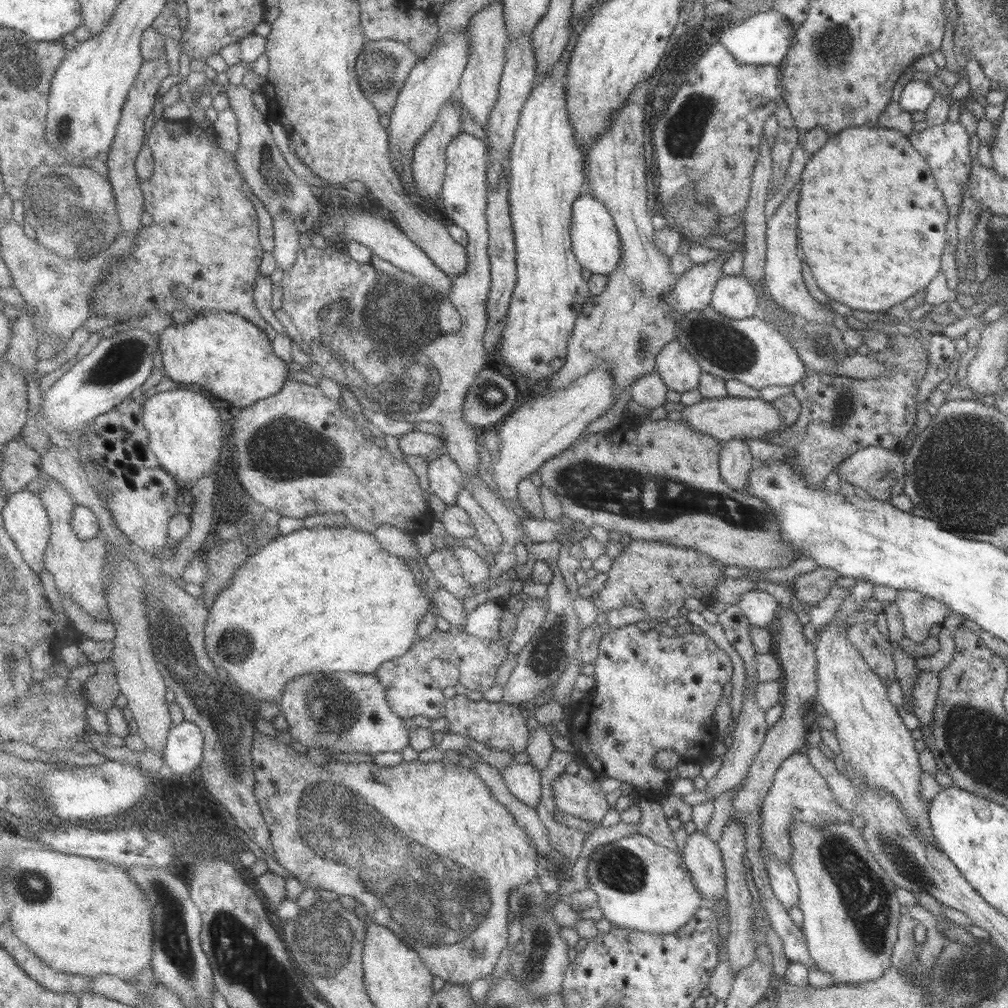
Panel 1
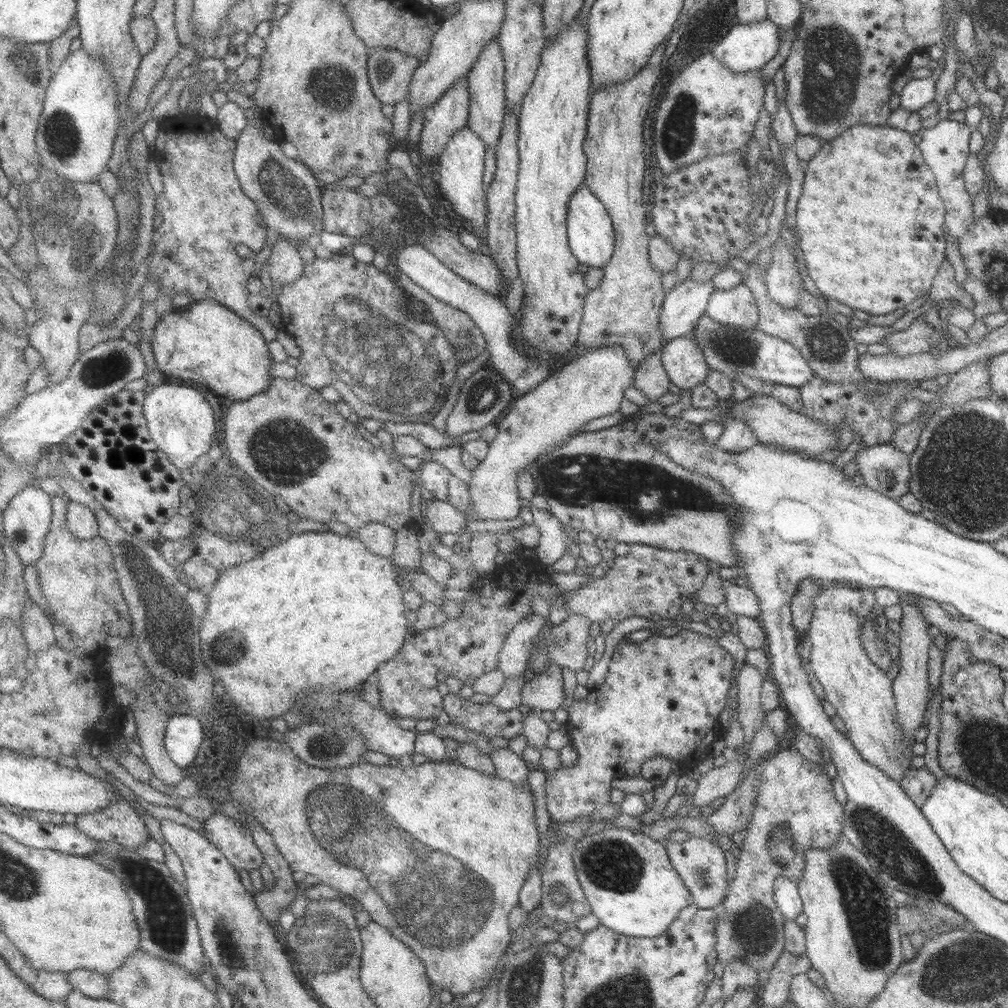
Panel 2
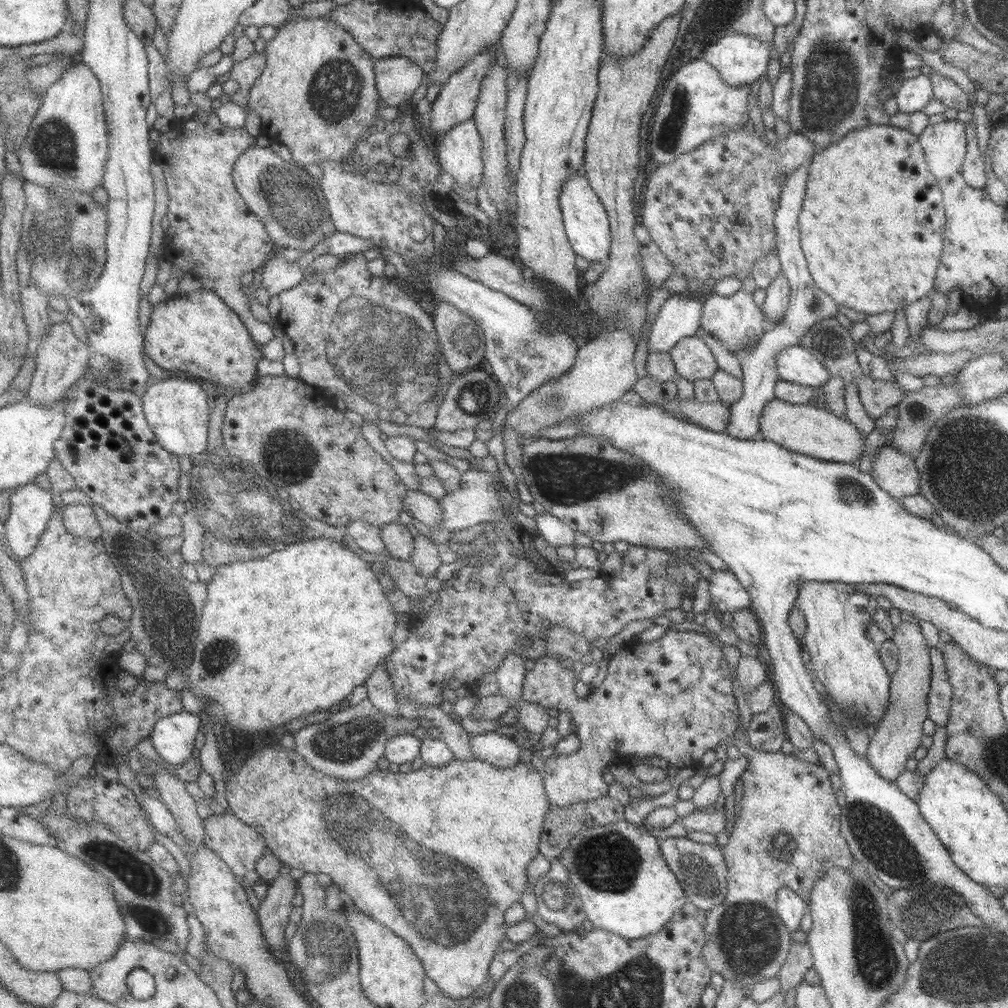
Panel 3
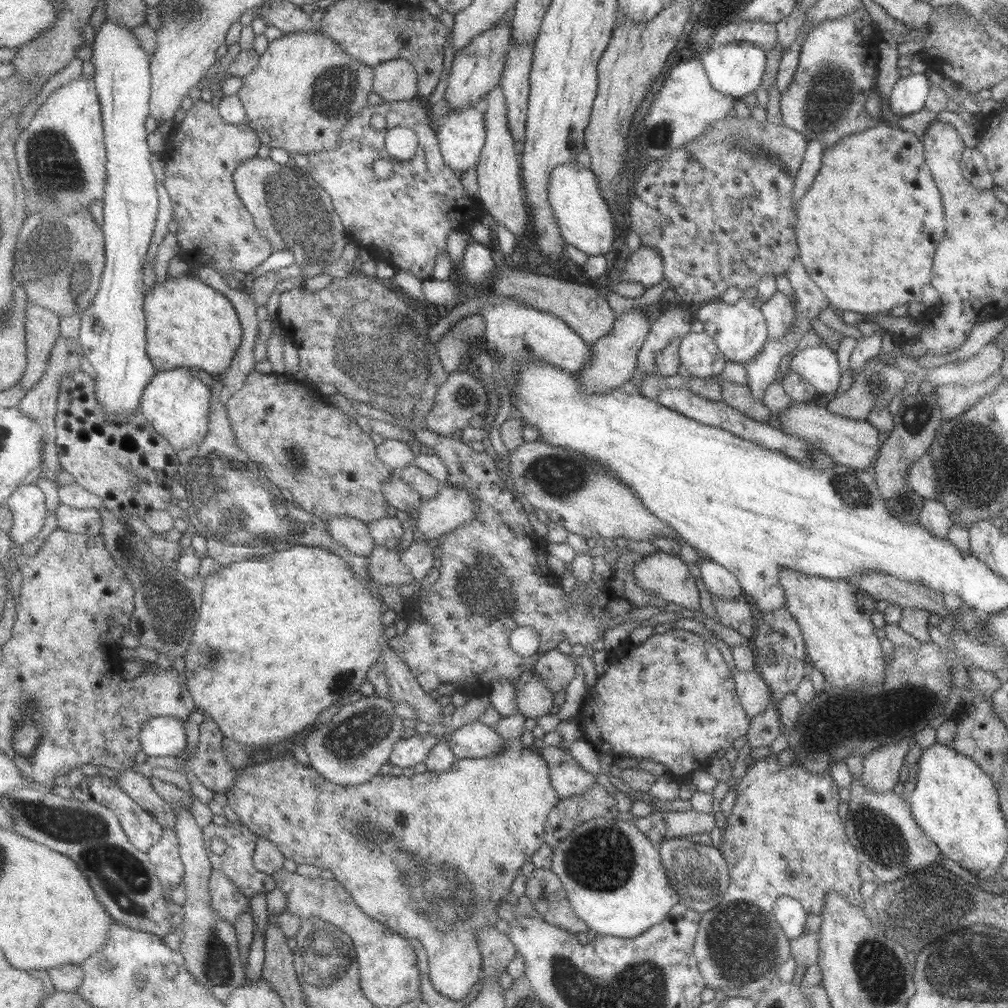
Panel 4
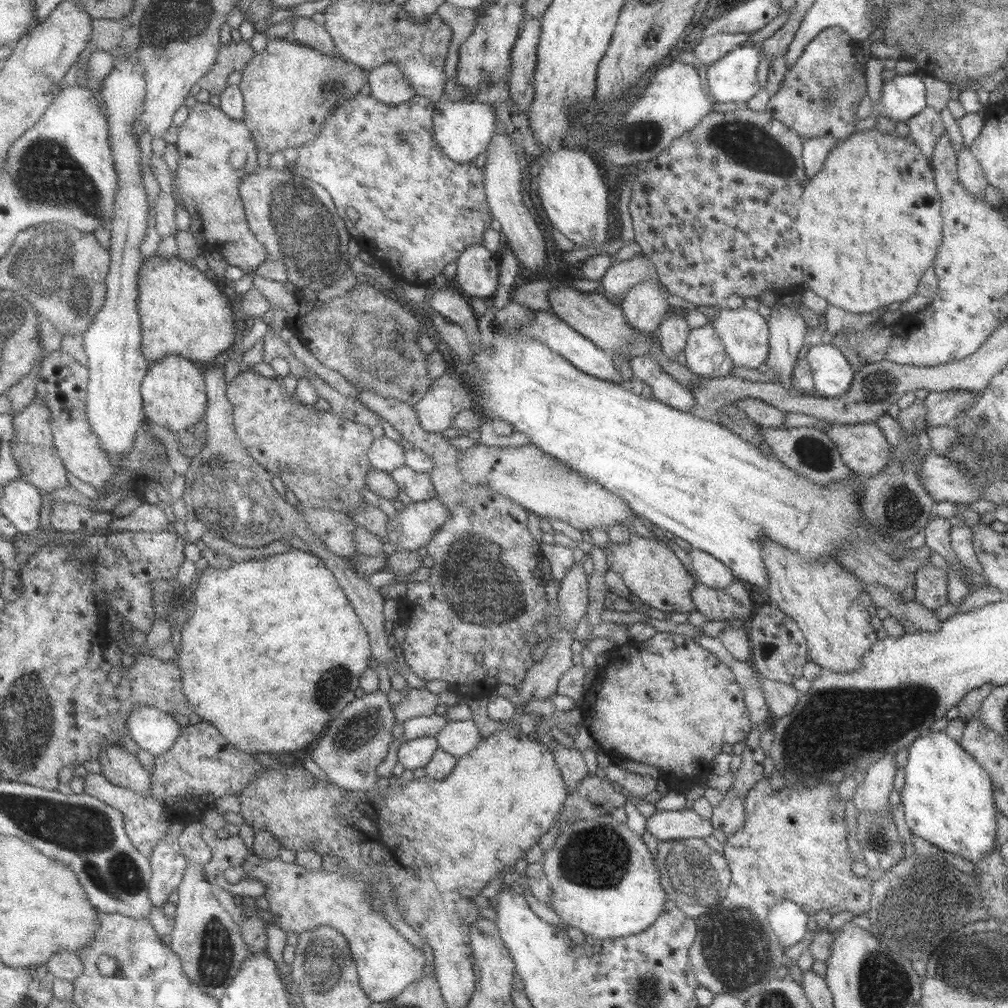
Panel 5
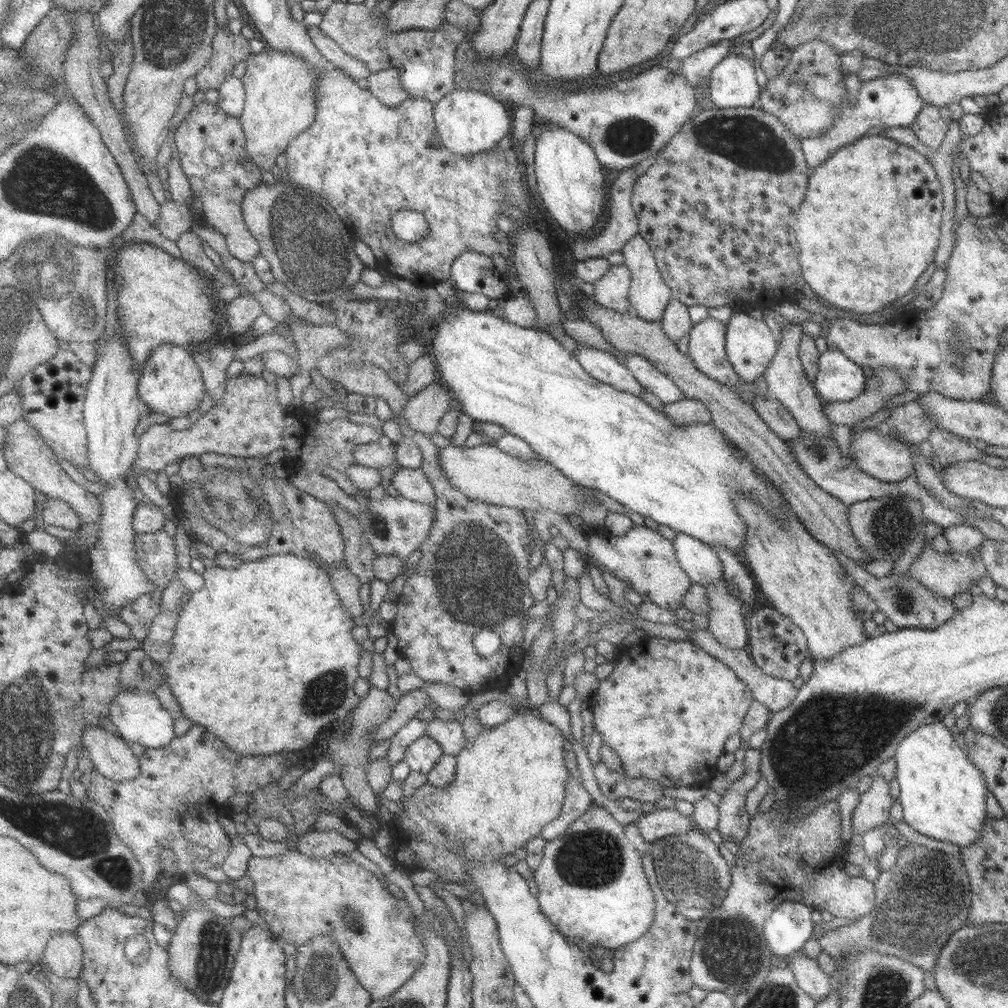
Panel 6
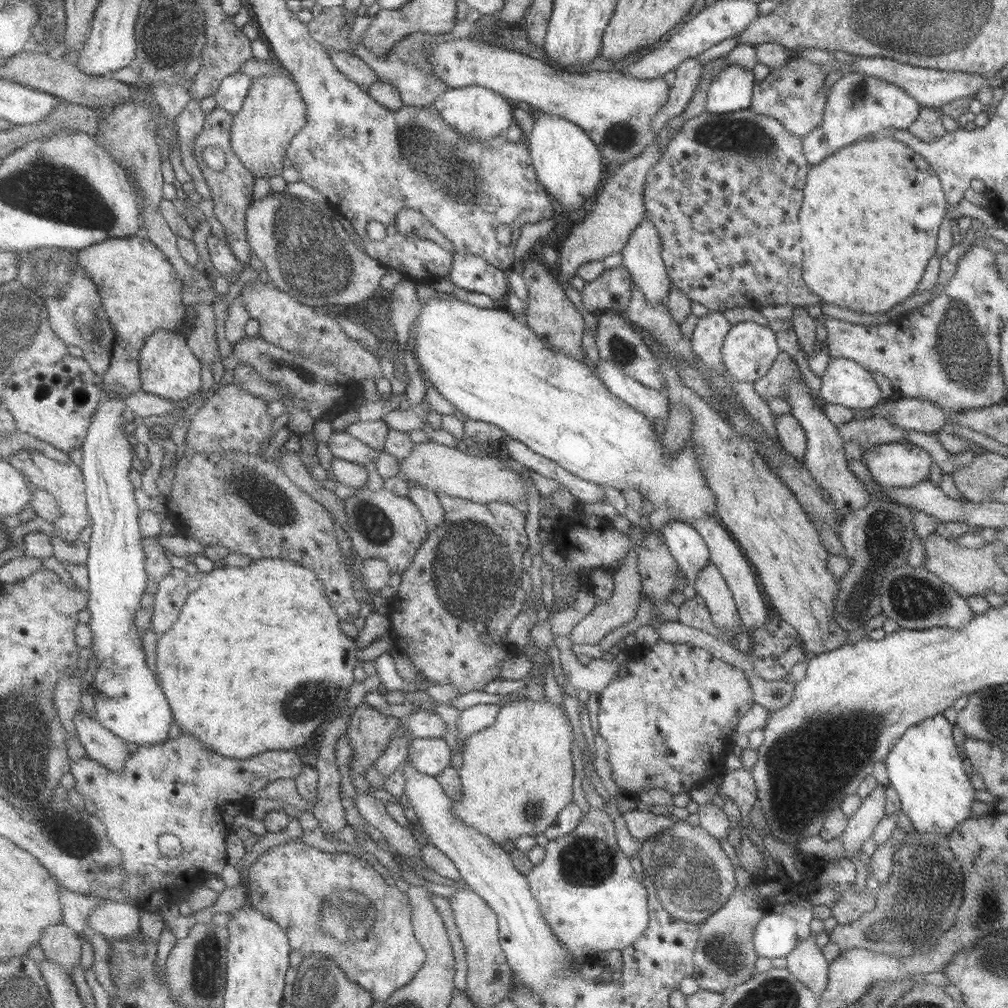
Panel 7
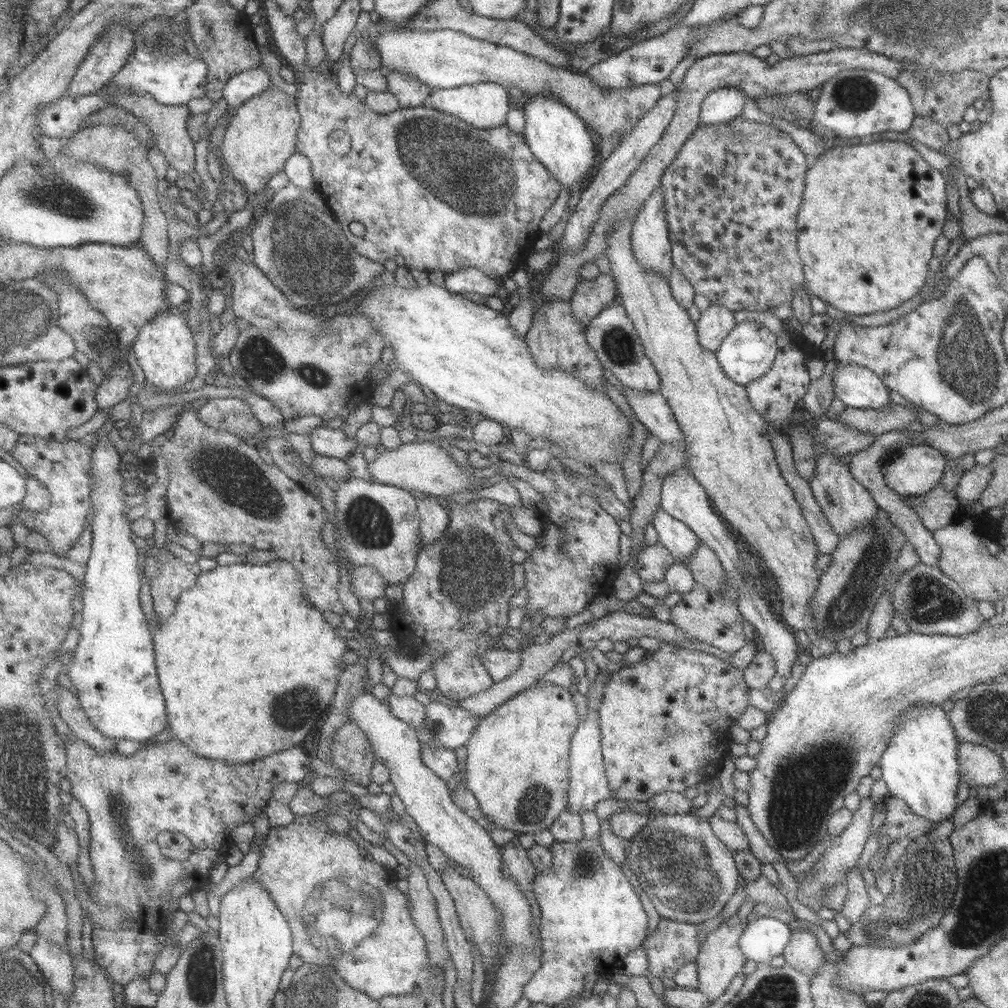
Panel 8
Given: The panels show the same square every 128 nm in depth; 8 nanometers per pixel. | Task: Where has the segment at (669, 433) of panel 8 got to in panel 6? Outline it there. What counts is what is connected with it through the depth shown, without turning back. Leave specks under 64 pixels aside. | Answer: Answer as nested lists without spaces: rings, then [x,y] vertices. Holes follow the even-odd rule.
[[[580,345],[577,359],[582,362],[584,368],[591,373],[596,380],[611,384],[614,388],[632,393],[642,398],[643,386],[634,378],[626,364],[616,361],[611,352],[596,349],[593,345]]]

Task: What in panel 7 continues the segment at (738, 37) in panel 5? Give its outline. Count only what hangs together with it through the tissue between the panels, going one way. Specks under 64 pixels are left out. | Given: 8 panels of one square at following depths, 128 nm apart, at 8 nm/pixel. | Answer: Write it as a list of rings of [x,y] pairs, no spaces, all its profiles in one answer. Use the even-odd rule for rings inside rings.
[[[694,57],[684,60],[678,68],[675,68],[676,78],[674,85],[670,87],[668,102],[656,113],[650,124],[657,136],[668,121],[680,116],[686,109],[688,102],[697,91],[703,66],[703,62]]]

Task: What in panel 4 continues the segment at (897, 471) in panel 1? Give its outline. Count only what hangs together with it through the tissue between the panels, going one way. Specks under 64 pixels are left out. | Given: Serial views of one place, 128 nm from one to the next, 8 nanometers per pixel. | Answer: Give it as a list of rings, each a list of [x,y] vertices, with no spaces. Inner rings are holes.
[[[926,452],[916,464],[910,466],[908,476],[906,476],[906,485],[916,495],[920,495],[924,499],[940,500],[940,495],[938,495],[938,479],[934,475],[930,452]]]

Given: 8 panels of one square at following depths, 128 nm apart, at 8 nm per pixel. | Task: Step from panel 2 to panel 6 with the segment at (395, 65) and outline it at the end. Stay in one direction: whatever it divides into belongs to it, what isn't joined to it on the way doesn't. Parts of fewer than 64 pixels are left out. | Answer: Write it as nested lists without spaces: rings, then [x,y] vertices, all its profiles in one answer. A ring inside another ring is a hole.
[[[399,68],[374,73],[368,80],[369,89],[388,106],[400,107],[412,97],[411,92],[405,87]]]

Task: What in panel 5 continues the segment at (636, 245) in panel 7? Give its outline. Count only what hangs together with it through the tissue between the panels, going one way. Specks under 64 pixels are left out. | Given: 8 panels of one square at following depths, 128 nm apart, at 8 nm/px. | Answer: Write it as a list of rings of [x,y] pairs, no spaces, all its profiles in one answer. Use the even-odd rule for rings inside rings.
[[[656,278],[645,280],[640,284],[632,287],[624,296],[621,303],[621,311],[624,313],[625,321],[639,334],[647,336],[647,334],[656,333],[657,328],[668,315],[672,308],[665,299],[664,293],[660,293],[658,287],[662,285]]]

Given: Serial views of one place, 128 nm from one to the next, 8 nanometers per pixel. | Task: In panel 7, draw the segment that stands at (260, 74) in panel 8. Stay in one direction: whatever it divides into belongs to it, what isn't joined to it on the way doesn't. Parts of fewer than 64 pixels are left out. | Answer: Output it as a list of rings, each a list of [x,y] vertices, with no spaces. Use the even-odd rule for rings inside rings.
[[[241,72],[227,76],[215,96],[217,107],[224,108],[235,116],[241,114],[254,79],[254,77]]]

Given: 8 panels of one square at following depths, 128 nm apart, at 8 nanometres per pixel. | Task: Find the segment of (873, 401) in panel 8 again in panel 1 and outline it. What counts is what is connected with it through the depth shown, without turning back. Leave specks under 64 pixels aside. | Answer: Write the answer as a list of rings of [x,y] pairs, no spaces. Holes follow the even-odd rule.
[[[710,304],[684,313],[678,318],[675,333],[675,340],[694,357],[703,372],[725,381],[739,380],[760,390],[767,386],[795,385],[807,374],[807,368],[792,342],[760,315],[731,319],[716,312]]]

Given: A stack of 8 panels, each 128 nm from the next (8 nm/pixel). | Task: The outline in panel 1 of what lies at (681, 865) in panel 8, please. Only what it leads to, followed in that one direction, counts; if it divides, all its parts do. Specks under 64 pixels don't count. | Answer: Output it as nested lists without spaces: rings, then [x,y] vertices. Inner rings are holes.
[[[696,830],[688,835],[684,852],[681,855],[684,859],[686,868],[688,868],[689,873],[692,874],[694,884],[703,894],[703,899],[706,900],[705,904],[711,905],[726,896],[725,864],[721,855],[720,847],[717,843],[713,842],[707,834]]]

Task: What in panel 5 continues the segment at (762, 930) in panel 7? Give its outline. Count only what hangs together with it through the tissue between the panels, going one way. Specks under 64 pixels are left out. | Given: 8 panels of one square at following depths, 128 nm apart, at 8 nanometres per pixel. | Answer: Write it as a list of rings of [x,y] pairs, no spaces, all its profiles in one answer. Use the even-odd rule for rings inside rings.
[[[783,900],[771,908],[771,932],[780,940],[782,948],[792,947],[809,936],[806,925],[809,915],[799,904],[789,900]]]

